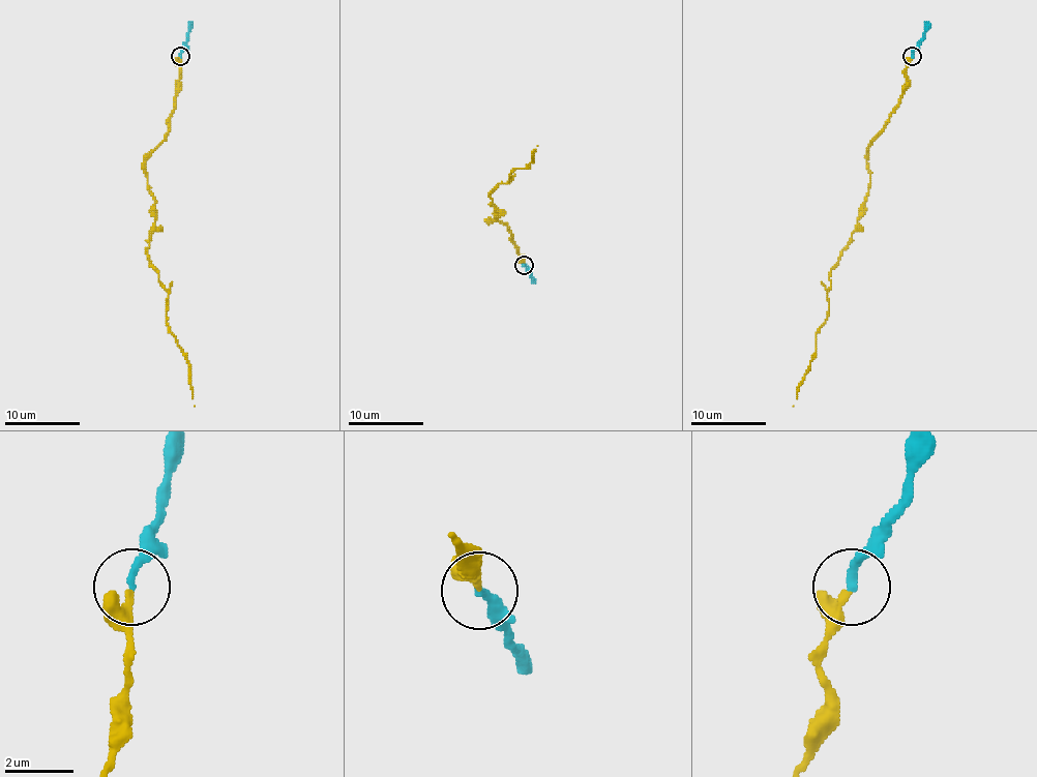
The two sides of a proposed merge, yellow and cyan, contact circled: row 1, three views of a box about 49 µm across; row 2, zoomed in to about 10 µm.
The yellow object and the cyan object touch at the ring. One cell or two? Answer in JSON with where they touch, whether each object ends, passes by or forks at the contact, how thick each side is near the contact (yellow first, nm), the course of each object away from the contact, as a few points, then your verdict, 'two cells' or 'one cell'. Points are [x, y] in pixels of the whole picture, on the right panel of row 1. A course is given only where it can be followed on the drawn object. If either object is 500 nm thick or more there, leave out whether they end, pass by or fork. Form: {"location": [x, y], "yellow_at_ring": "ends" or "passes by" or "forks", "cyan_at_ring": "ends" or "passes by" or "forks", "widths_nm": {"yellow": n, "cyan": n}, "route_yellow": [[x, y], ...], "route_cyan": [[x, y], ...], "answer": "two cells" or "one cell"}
{"location": [912, 56], "yellow_at_ring": "ends", "cyan_at_ring": "ends", "widths_nm": {"yellow": 260, "cyan": 240}, "route_yellow": [[912, 58], [900, 102], [871, 141], [864, 214], [829, 274], [829, 316], [816, 334], [816, 351], [793, 406]], "route_cyan": [[912, 56], [928, 22]], "answer": "one cell"}

